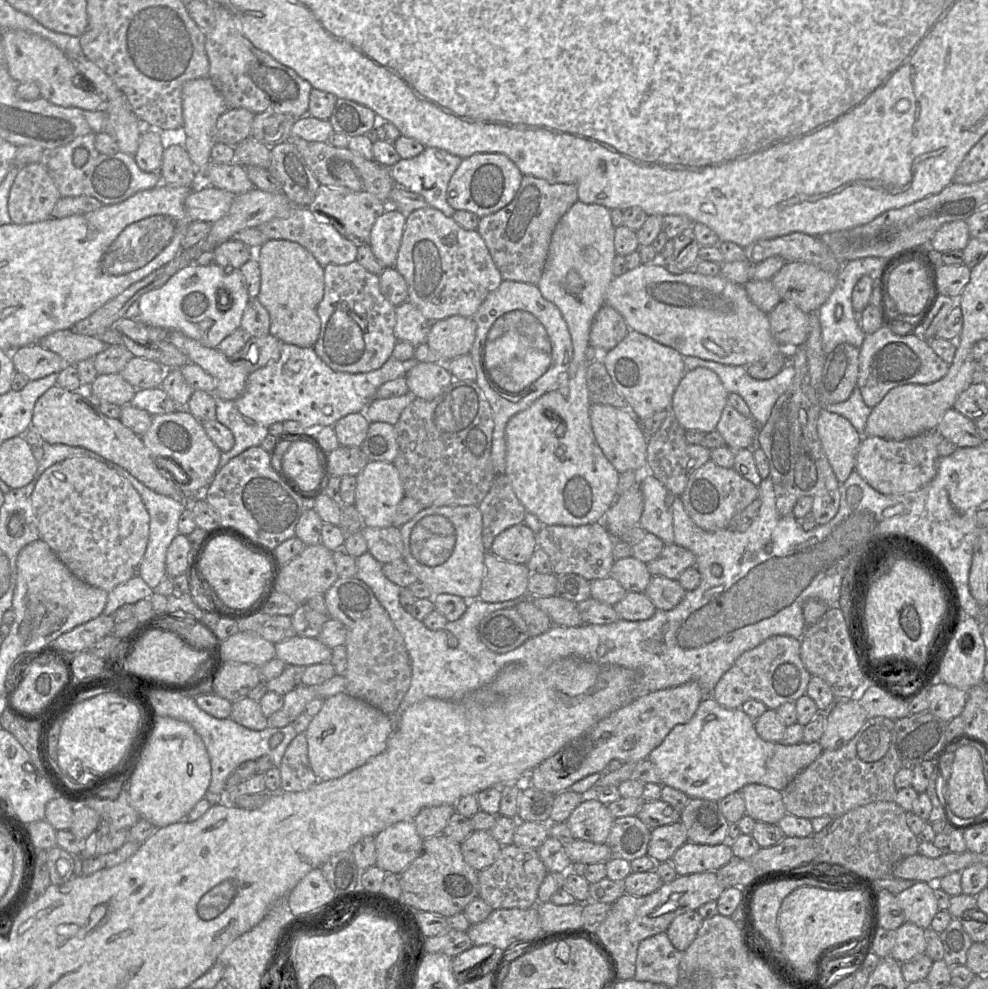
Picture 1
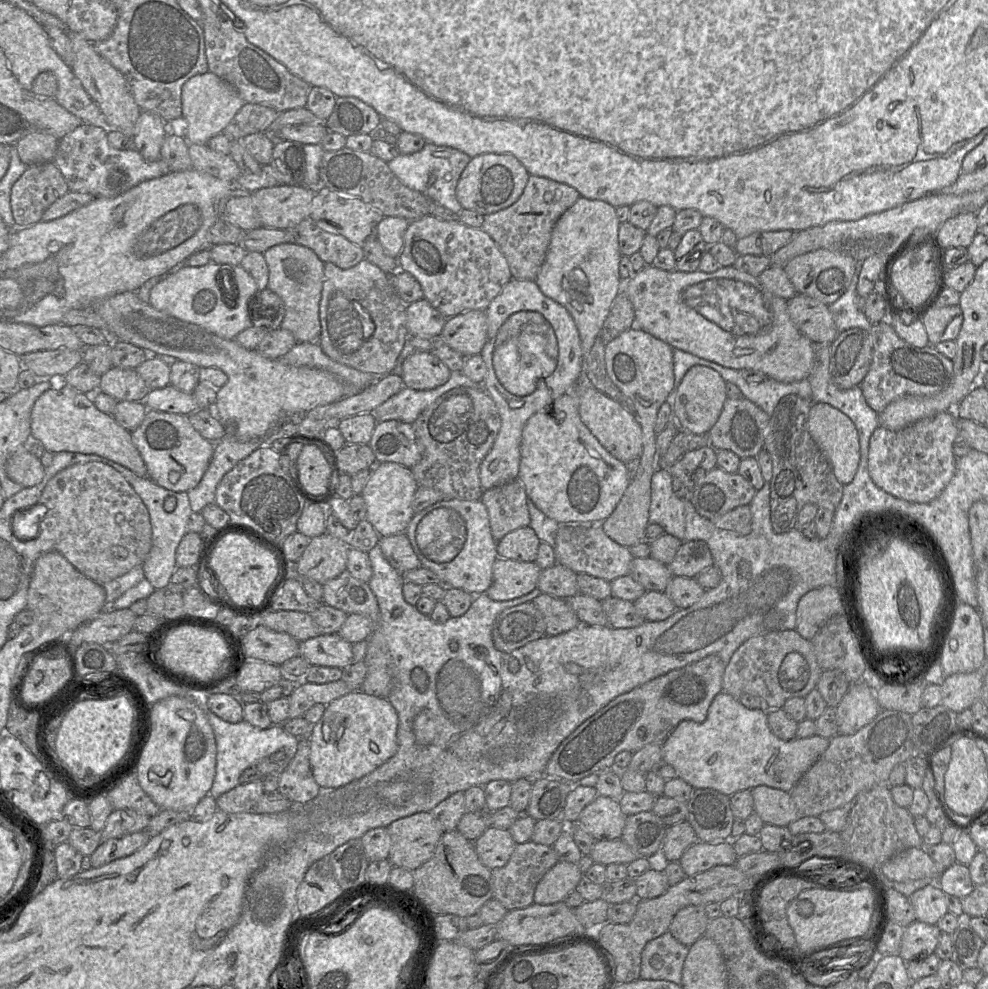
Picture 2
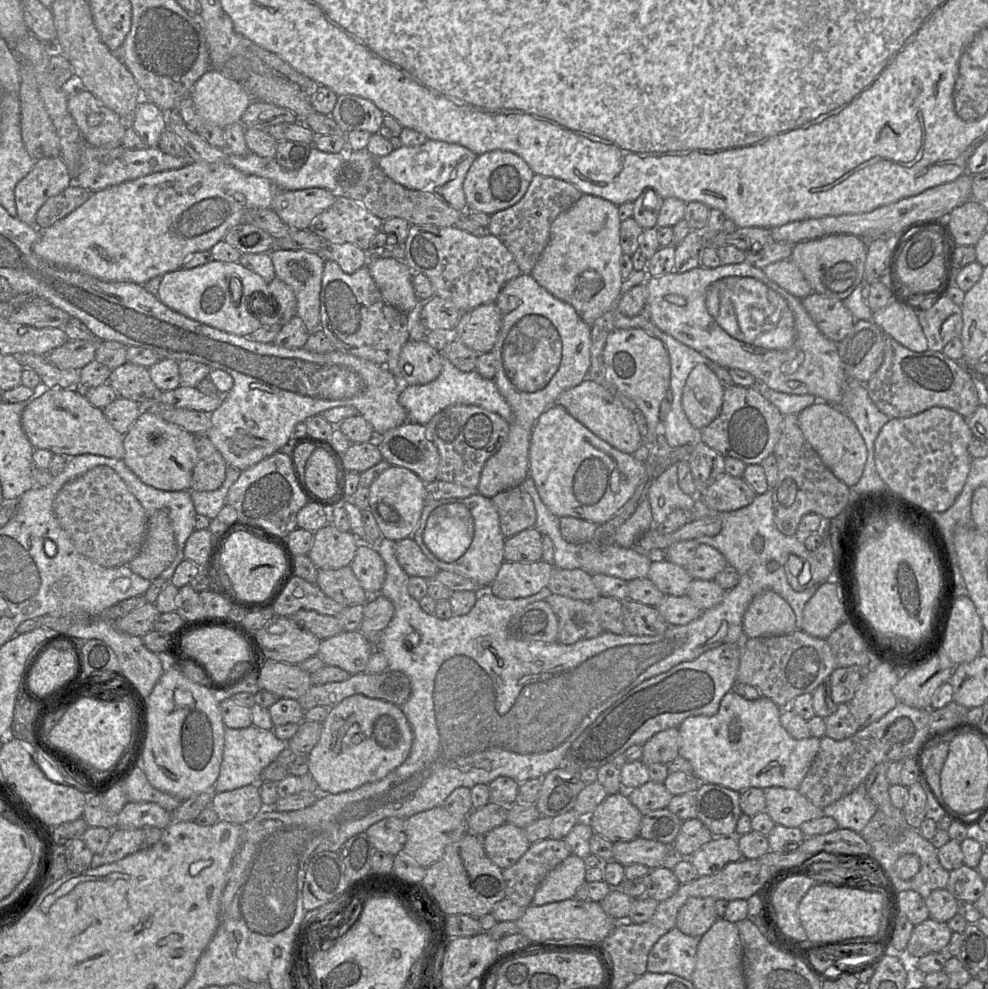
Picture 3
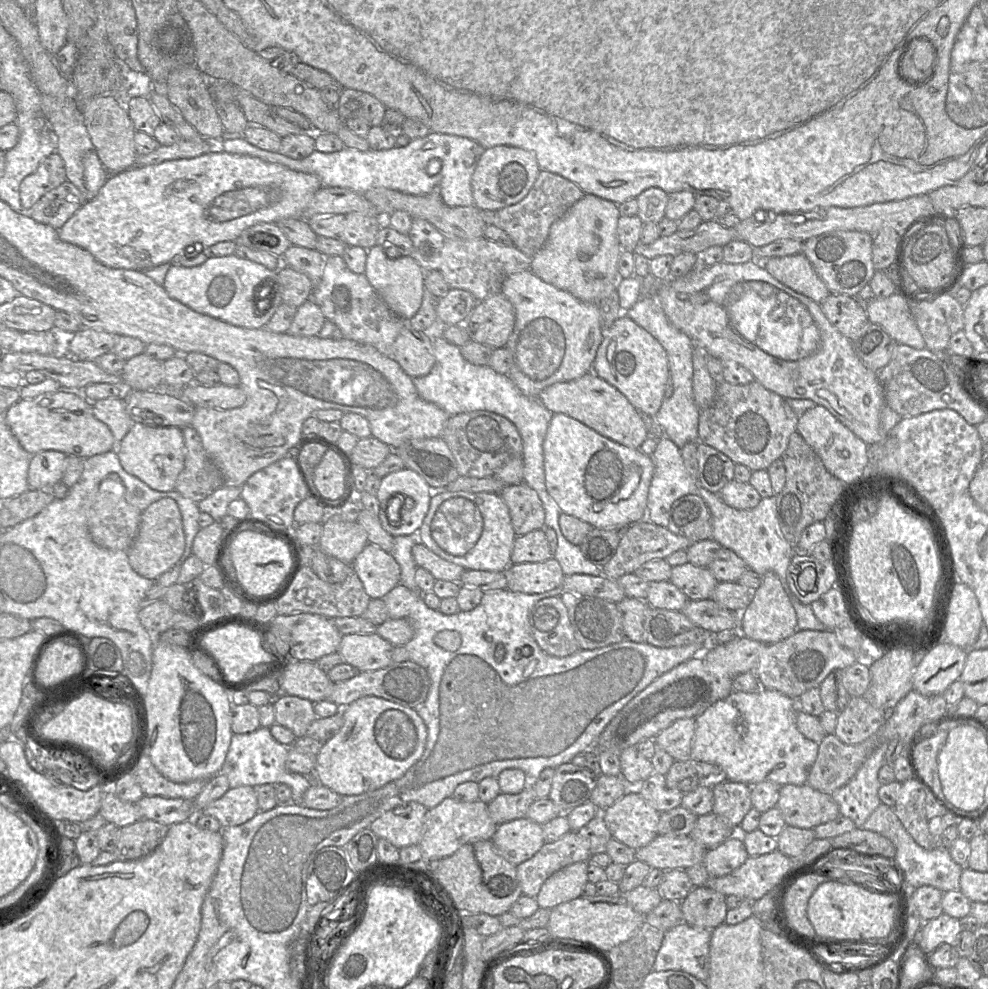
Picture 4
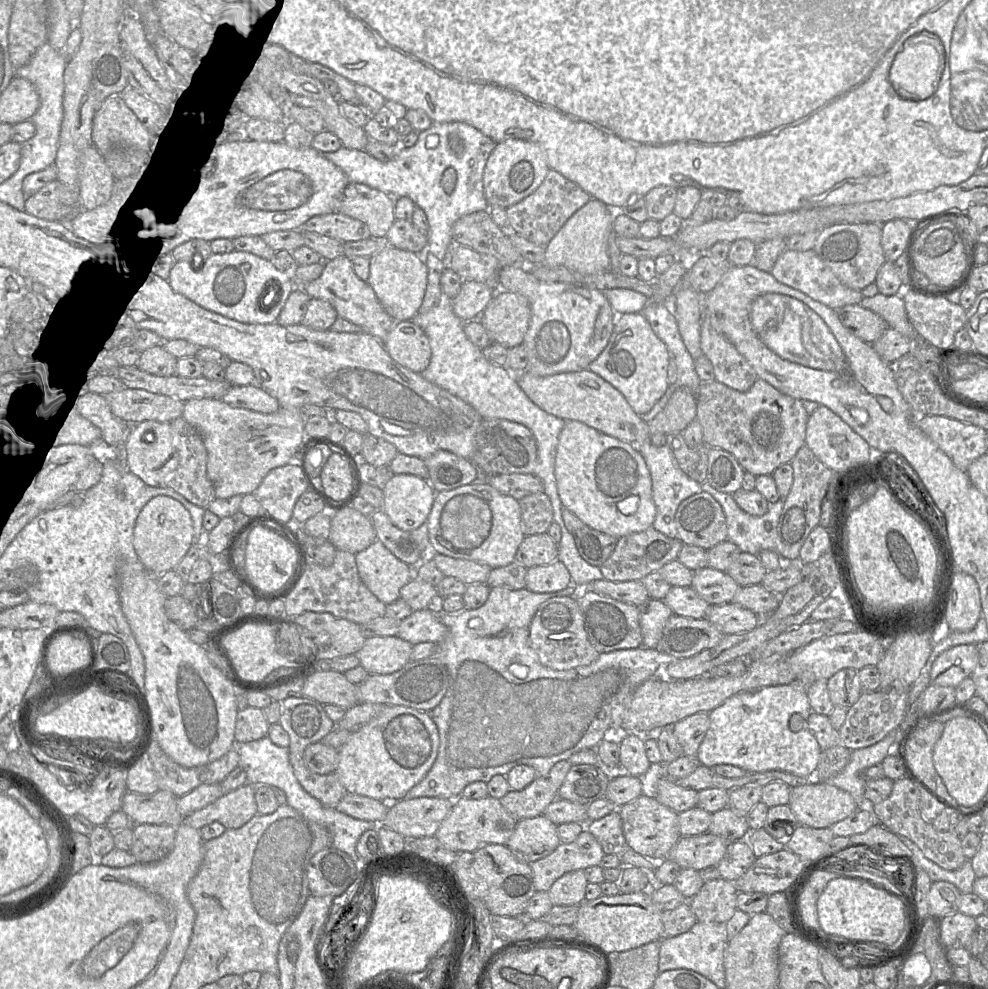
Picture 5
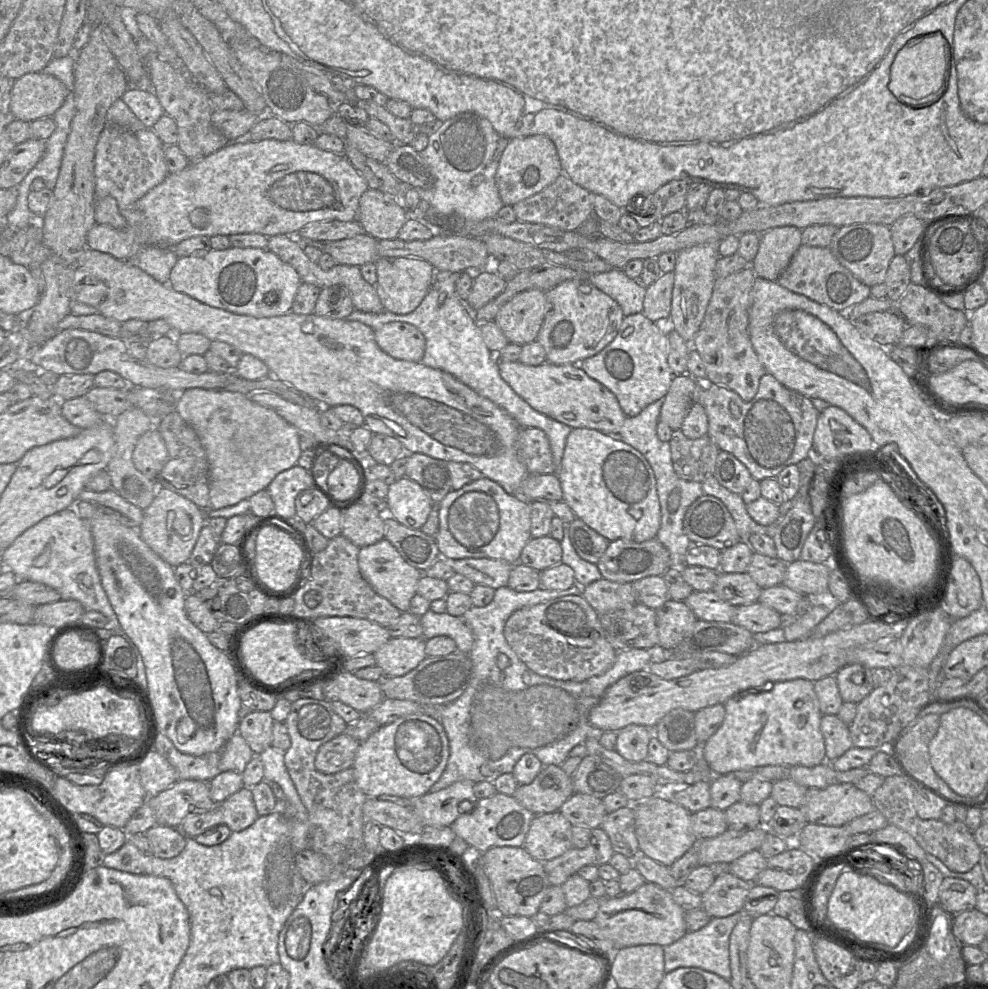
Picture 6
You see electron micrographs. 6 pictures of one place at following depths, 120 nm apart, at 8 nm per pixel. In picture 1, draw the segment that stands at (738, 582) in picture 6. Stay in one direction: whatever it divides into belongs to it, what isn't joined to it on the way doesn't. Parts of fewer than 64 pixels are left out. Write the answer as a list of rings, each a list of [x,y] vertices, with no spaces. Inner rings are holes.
[[[631,556],[615,560],[610,577],[618,581],[627,592],[644,592],[652,575],[646,563]]]

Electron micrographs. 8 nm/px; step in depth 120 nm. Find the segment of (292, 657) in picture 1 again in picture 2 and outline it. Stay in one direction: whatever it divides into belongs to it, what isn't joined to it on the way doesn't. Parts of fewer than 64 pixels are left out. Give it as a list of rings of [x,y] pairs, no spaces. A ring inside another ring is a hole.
[[[338,633],[320,634],[300,642],[299,655],[311,666],[344,669],[353,663],[352,643],[343,639]]]

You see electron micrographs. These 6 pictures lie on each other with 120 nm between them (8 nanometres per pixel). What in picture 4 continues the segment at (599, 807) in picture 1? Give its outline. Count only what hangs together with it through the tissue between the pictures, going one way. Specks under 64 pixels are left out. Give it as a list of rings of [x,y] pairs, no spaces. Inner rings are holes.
[[[636,788],[601,811],[612,837],[636,850],[658,835],[660,812],[650,806]]]

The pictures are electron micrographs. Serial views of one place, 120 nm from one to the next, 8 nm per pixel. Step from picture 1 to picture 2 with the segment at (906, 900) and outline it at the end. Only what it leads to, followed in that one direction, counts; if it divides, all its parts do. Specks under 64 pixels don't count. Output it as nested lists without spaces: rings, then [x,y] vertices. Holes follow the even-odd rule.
[[[937,883],[915,891],[908,898],[918,921],[936,925],[948,913],[946,893]]]

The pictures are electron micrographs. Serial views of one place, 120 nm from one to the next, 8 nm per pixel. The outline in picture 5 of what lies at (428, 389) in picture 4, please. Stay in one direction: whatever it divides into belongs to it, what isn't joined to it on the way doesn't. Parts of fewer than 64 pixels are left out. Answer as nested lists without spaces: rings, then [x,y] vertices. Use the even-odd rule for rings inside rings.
[[[443,297],[433,308],[417,313],[411,320],[426,333],[431,346],[431,359],[421,375],[429,382],[447,390],[471,405],[482,418],[498,418],[523,424],[533,433],[538,448],[538,464],[534,475],[543,483],[544,493],[553,507],[553,519],[561,528],[561,540],[558,544],[558,561],[568,569],[571,582],[587,589],[595,580],[604,579],[599,567],[586,562],[579,554],[574,535],[566,528],[562,511],[564,509],[557,489],[555,477],[555,459],[560,433],[566,420],[550,414],[537,406],[522,390],[517,376],[505,366],[489,362],[482,349],[474,345],[466,336],[461,320],[451,306],[451,299]]]

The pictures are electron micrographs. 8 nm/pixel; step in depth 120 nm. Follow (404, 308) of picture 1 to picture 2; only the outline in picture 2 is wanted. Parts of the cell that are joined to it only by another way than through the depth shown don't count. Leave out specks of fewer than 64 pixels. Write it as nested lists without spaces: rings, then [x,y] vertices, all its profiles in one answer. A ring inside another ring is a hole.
[[[419,299],[406,306],[407,331],[410,336],[438,338],[445,321],[426,299]]]

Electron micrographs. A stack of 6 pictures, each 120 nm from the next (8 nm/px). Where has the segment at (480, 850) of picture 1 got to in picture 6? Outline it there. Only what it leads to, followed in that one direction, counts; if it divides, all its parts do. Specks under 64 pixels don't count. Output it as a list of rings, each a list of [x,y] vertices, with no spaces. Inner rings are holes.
[[[559,812],[535,815],[523,848],[536,860],[556,858],[572,848],[572,824]]]

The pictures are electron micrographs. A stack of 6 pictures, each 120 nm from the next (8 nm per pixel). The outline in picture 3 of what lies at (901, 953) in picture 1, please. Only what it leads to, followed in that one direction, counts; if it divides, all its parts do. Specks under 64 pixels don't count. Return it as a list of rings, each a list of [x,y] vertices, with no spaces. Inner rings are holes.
[[[931,918],[915,925],[905,949],[908,961],[916,961],[930,953],[939,953],[950,941],[952,930],[947,922]]]

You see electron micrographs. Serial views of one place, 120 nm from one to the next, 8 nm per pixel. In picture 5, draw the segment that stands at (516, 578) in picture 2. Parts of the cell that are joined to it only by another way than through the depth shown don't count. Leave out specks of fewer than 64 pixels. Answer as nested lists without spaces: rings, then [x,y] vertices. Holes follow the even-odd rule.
[[[561,561],[530,567],[526,571],[525,588],[536,593],[557,592],[565,589],[571,576]]]

